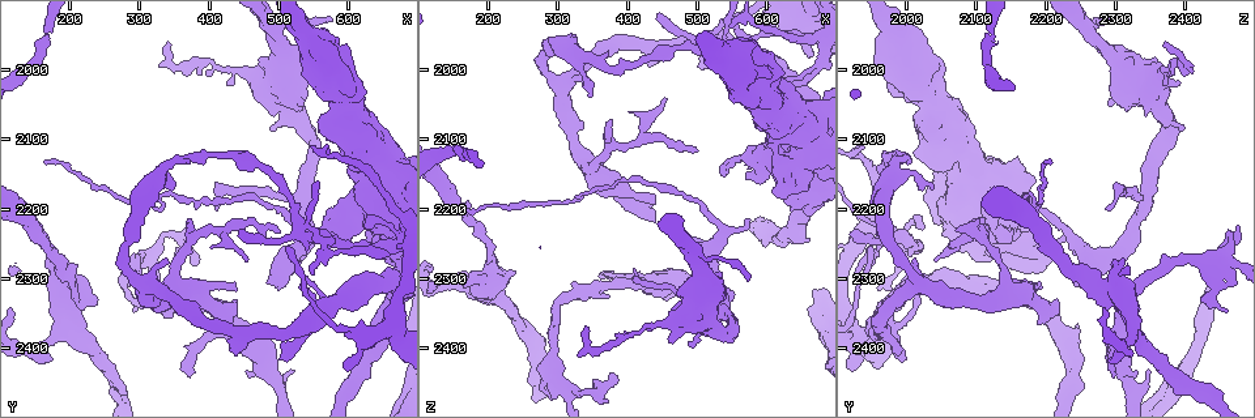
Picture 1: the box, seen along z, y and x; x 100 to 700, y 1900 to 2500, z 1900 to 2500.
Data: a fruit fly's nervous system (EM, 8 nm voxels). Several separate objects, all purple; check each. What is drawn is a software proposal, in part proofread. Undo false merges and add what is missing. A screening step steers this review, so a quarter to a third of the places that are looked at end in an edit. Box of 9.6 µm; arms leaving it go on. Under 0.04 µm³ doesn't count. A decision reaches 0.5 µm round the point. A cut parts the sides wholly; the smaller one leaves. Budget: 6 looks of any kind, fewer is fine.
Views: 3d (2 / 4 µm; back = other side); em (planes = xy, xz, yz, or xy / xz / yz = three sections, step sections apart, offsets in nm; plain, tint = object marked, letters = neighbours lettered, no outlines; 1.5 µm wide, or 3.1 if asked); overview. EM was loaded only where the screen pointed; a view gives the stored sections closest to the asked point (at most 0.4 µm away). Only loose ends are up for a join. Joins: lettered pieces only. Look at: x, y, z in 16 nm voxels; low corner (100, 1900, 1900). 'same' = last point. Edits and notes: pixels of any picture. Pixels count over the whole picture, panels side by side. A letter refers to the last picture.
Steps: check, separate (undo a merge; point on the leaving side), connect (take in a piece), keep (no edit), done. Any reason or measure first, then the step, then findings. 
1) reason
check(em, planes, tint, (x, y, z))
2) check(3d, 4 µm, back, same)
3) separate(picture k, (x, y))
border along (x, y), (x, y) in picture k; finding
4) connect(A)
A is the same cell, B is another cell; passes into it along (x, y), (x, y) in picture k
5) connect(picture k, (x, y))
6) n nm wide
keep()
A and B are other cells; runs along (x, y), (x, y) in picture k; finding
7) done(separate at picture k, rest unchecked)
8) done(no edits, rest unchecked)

branch stops here
check(em, yz, step 4, letters, (170, 2415, 2290))

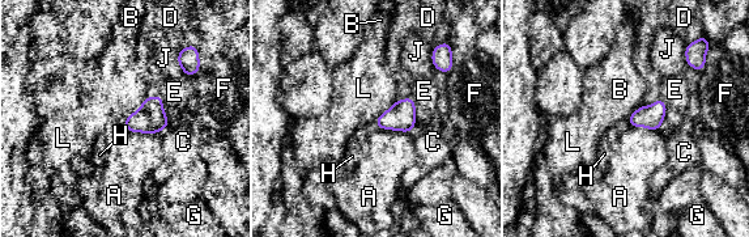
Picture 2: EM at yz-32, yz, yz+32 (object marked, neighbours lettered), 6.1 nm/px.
another direction
check(em, planes, letters, same)

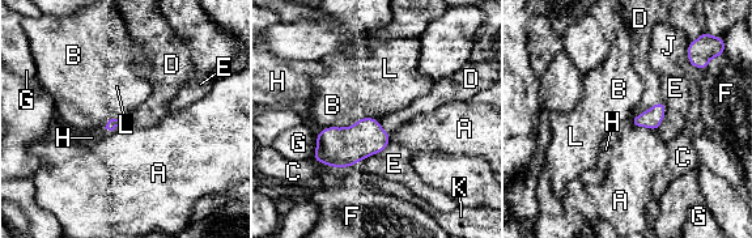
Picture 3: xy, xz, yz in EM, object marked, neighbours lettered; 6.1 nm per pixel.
E touches over 300 nm
keep()
A, B, C, D, E, F, G, H, J, K and L are other cells; border along (361, 118), (349, 126), (322, 130) in picture 3; no lettered piece goes on from it

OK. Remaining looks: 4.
narrows sharply
check(3d, 2 µm, (500, 2200, 2185))

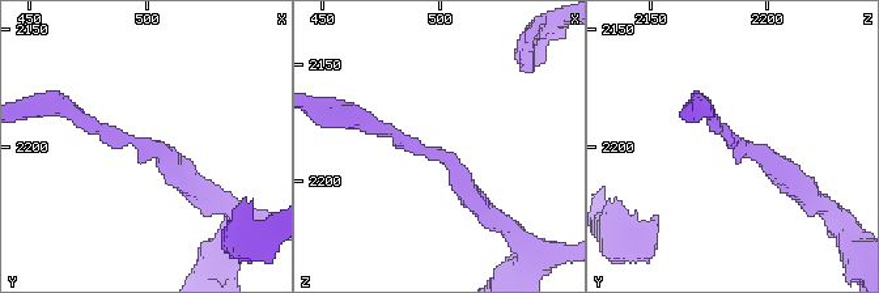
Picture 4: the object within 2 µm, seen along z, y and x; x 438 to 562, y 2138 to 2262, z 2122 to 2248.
now the EM
check(em, xy, step 8, letters, (494, 2199, 2187))

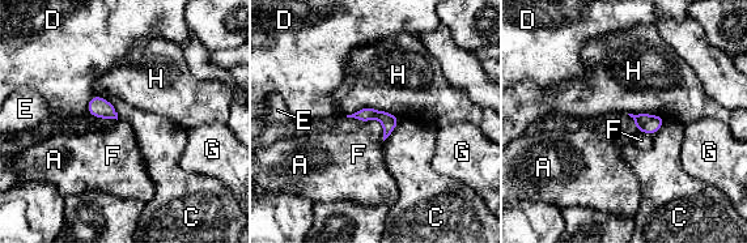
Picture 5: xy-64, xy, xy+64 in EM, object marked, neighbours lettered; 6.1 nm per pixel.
100 nm wide
keep()
A, C, D, E, F, G and H are other cells; border along (364, 122), (377, 119), (383, 140) in picture 5; all the same cell

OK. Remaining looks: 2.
stops while still wide
check(em, planes, letters, (490, 2085, 2390))

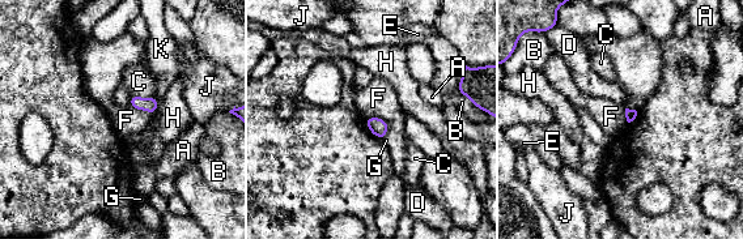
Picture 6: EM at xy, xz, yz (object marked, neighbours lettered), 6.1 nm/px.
F touches over 170 nm
keep()
A, B, C, D, E, F, G, H, J and K are other cells; border along (365, 118), (382, 118), (387, 133) in picture 6; none of them fits

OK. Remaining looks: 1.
done(no edits, rest unchecked)

